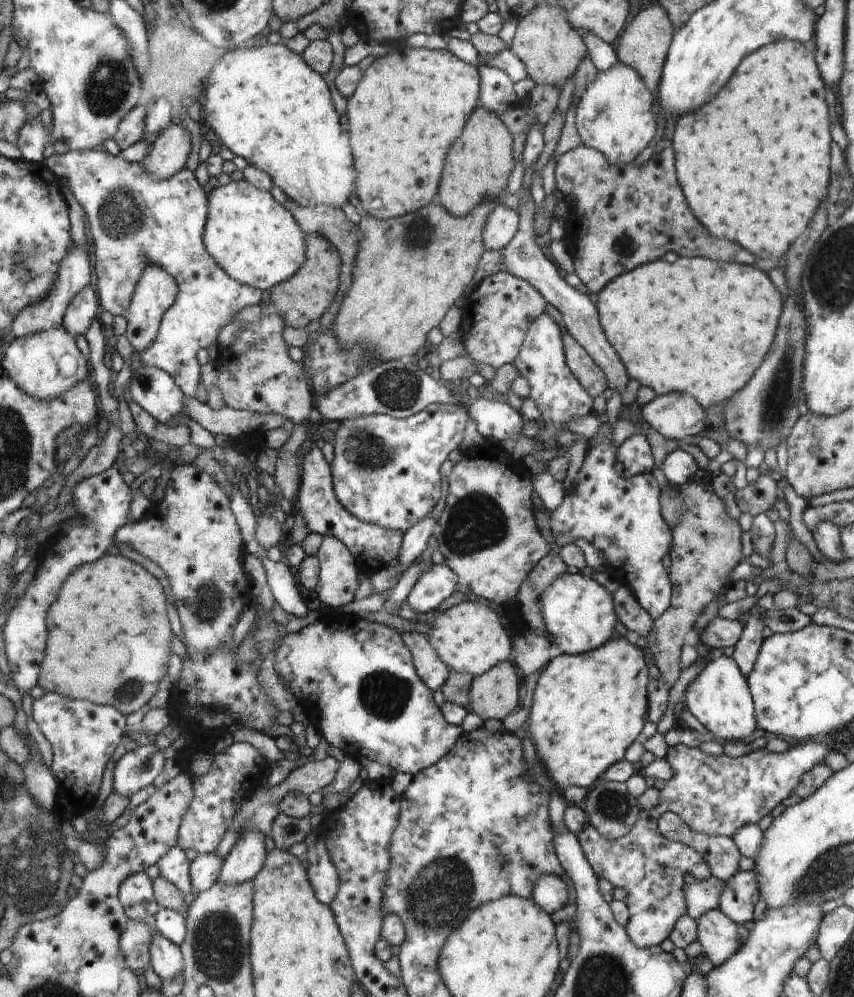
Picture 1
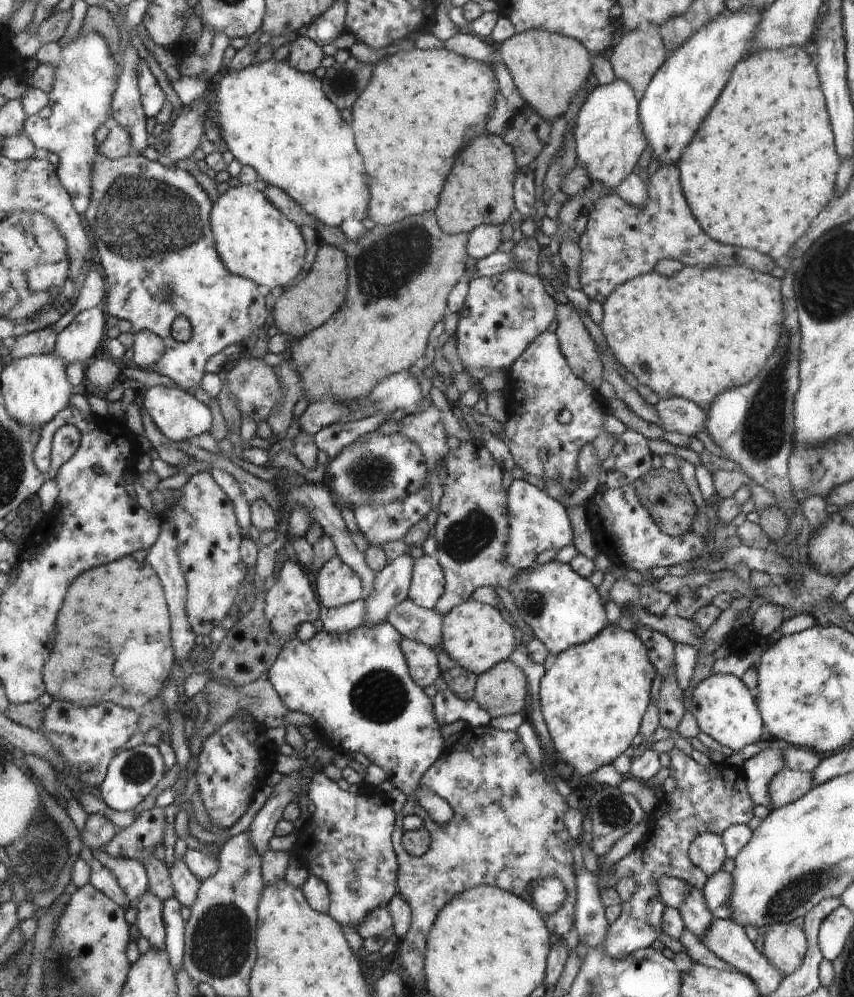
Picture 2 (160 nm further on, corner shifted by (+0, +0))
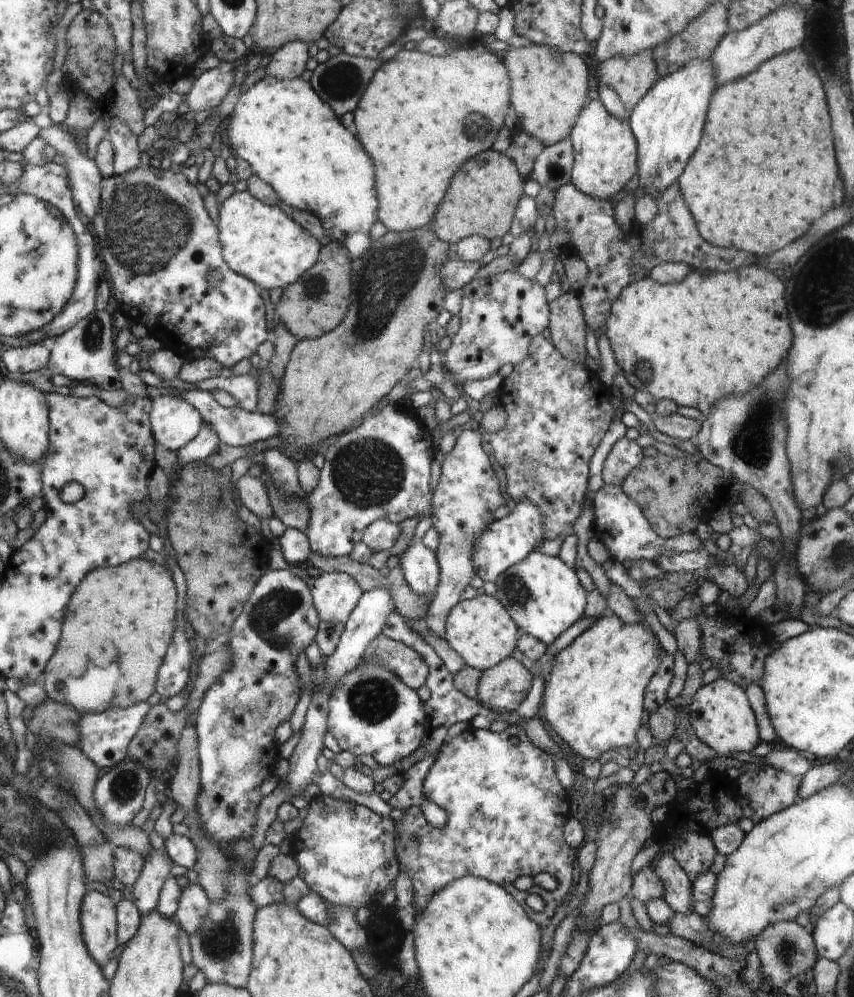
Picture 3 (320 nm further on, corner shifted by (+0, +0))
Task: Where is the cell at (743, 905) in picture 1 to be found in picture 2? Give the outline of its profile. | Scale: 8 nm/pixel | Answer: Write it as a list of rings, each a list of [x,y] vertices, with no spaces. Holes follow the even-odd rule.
[[[718,871],[716,874],[708,876],[708,881],[701,889],[706,906],[710,909],[710,914],[716,919],[730,919],[729,910],[730,891],[733,886],[733,875],[725,871]]]

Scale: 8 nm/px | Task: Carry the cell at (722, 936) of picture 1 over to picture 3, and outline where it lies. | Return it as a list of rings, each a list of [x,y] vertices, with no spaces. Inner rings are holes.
[[[672,852],[659,855],[653,868],[664,883],[663,899],[668,906],[675,913],[690,914],[693,911],[693,883]]]

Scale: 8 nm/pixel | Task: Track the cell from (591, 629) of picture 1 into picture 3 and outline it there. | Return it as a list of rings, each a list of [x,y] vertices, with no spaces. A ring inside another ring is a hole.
[[[535,548],[525,560],[509,566],[506,572],[495,578],[495,597],[513,615],[514,622],[522,627],[524,634],[548,646],[583,616],[587,590],[576,578],[576,573],[559,556],[550,556]]]

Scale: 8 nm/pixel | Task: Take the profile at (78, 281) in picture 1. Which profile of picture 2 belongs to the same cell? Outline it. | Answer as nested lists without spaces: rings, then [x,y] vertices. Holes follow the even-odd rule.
[[[43,329],[35,333],[20,337],[16,340],[14,346],[10,349],[14,360],[31,357],[34,355],[47,355],[54,353],[59,334],[52,330]]]

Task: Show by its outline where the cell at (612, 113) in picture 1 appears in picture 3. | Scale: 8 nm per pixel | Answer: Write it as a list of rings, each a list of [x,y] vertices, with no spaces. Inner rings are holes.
[[[600,99],[591,100],[581,110],[581,116],[573,126],[570,140],[573,146],[574,164],[571,183],[585,195],[606,200],[606,196],[620,192],[626,182],[636,174],[636,141],[628,122],[614,118]]]

